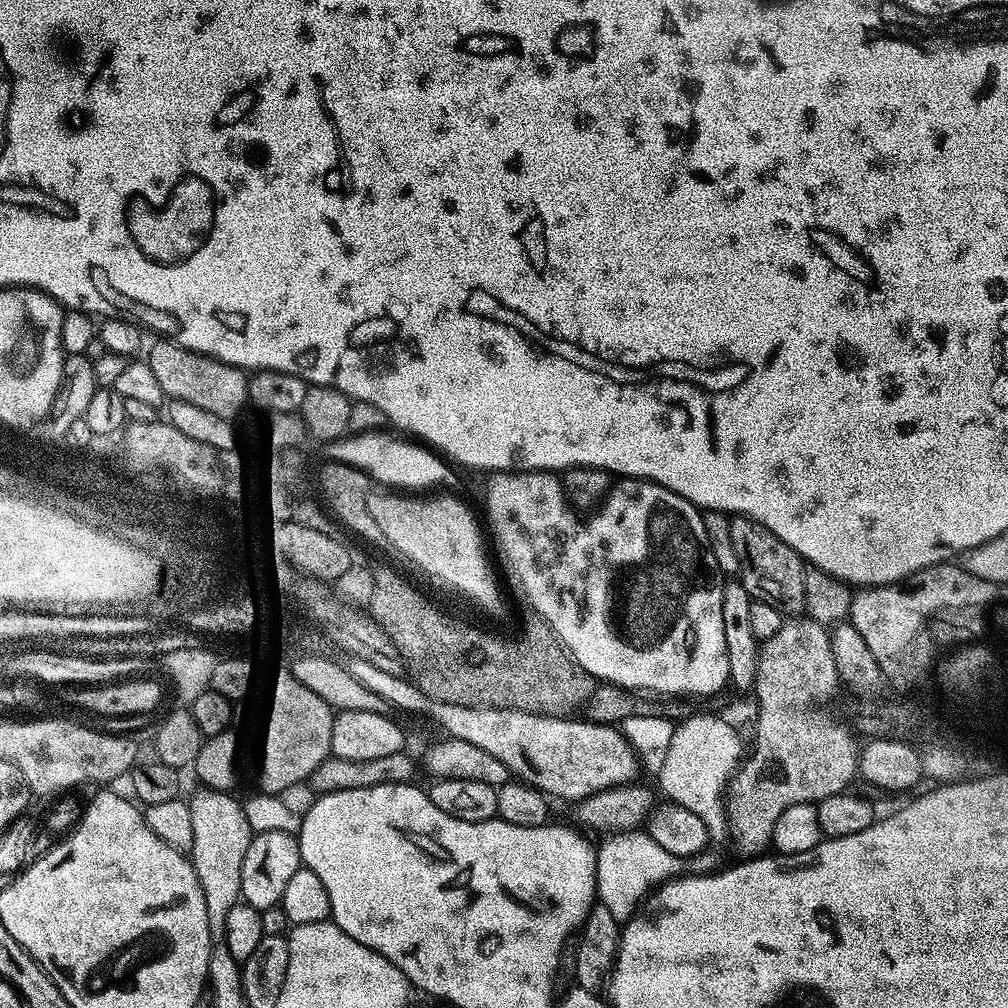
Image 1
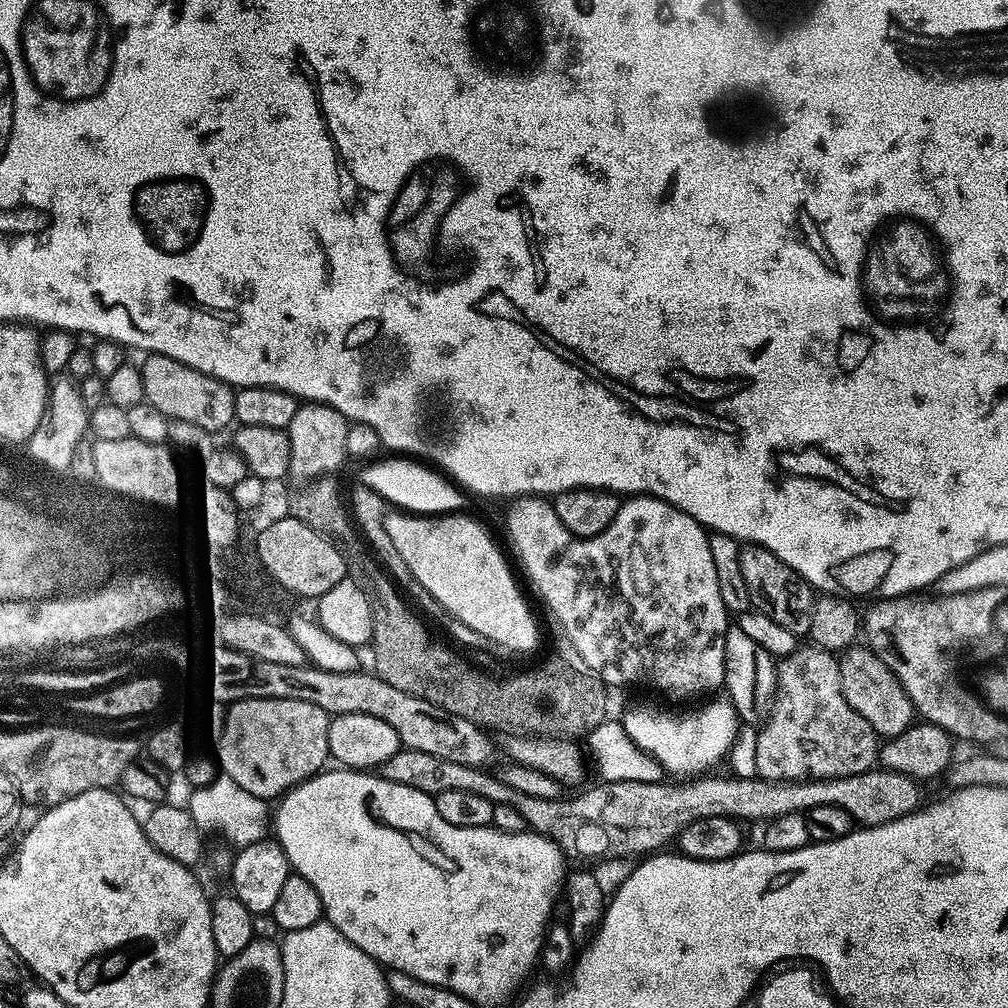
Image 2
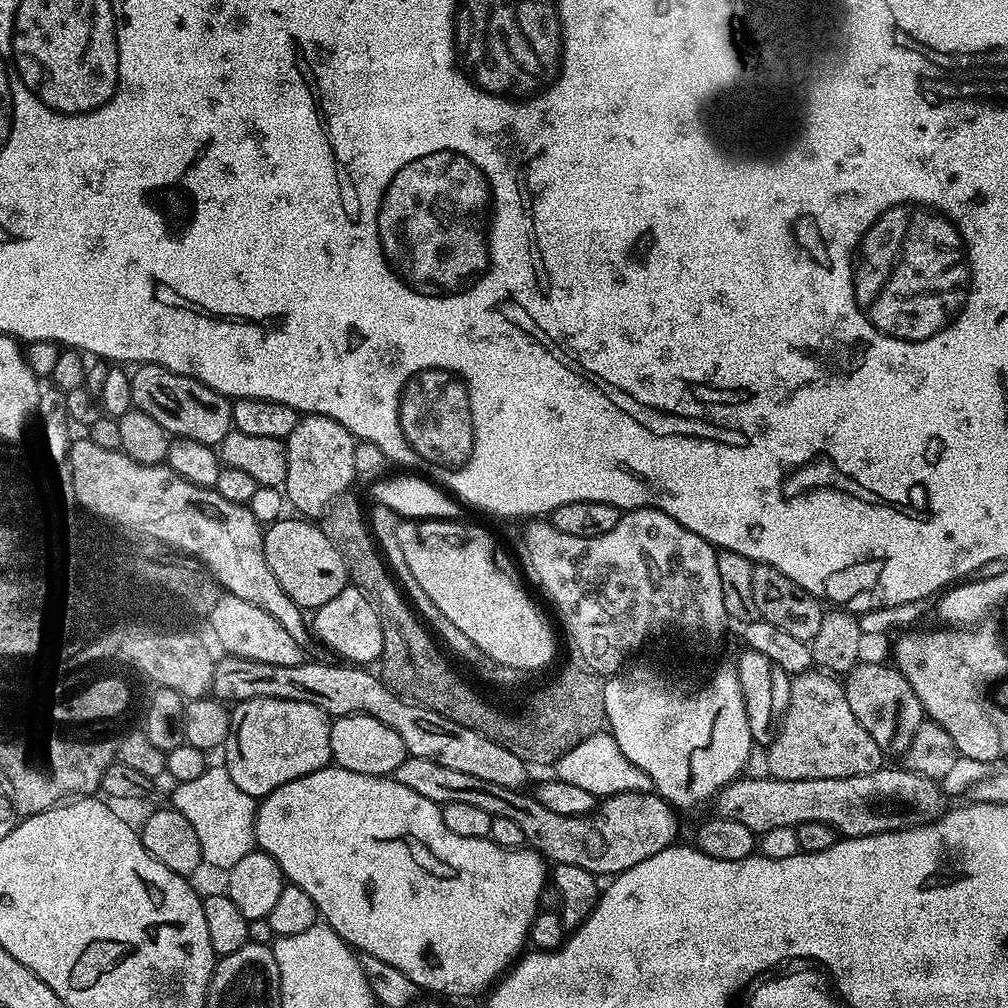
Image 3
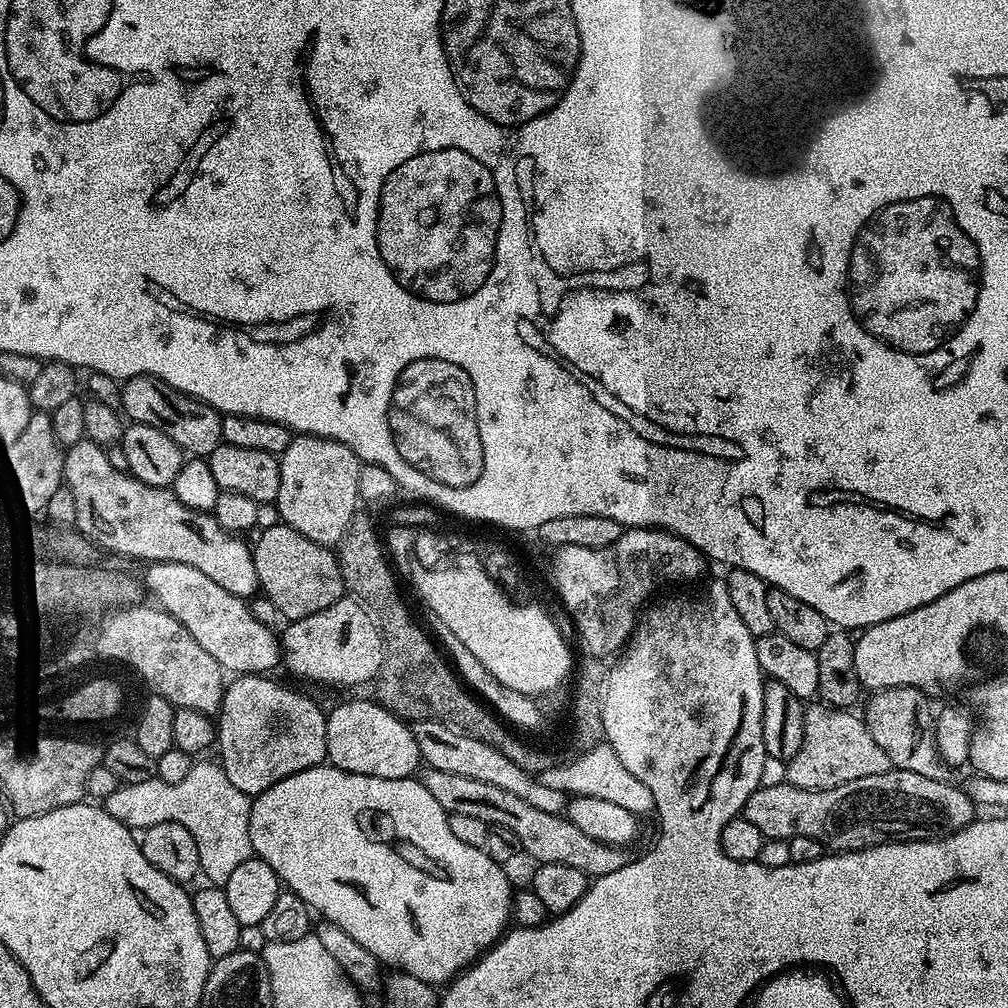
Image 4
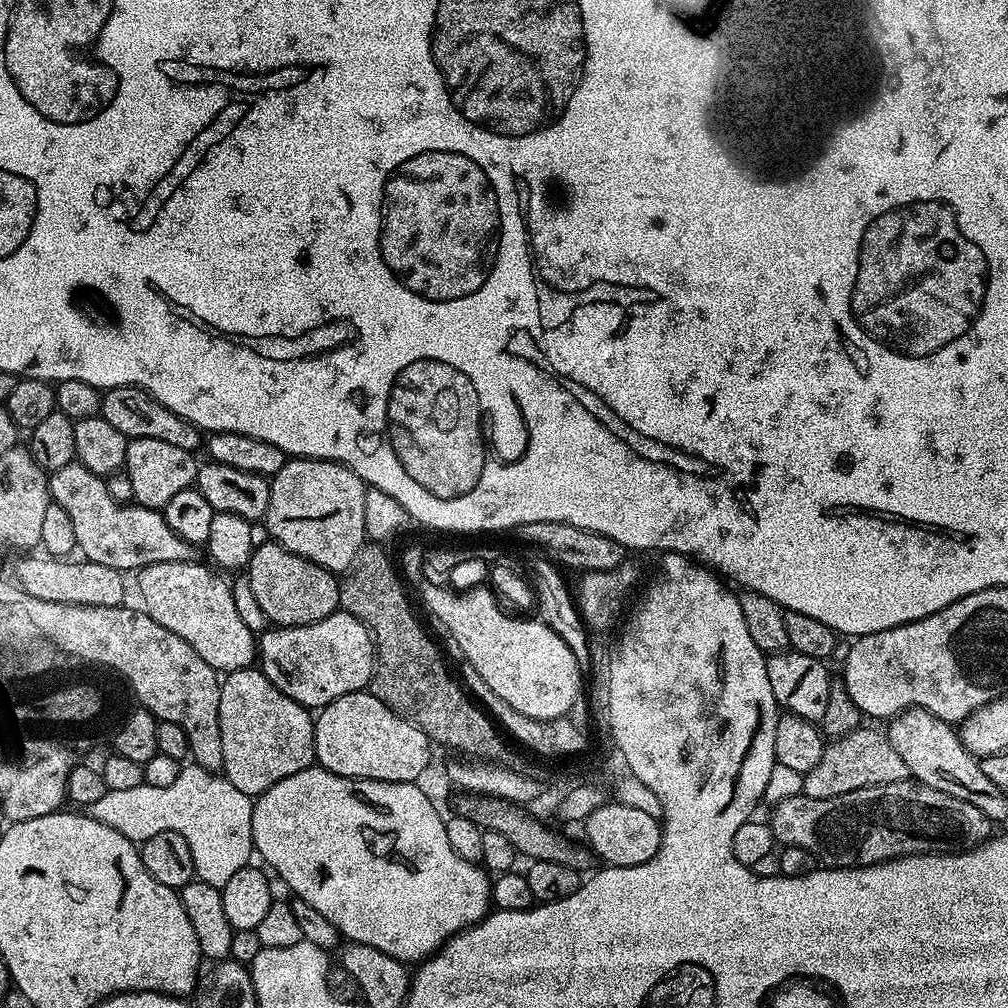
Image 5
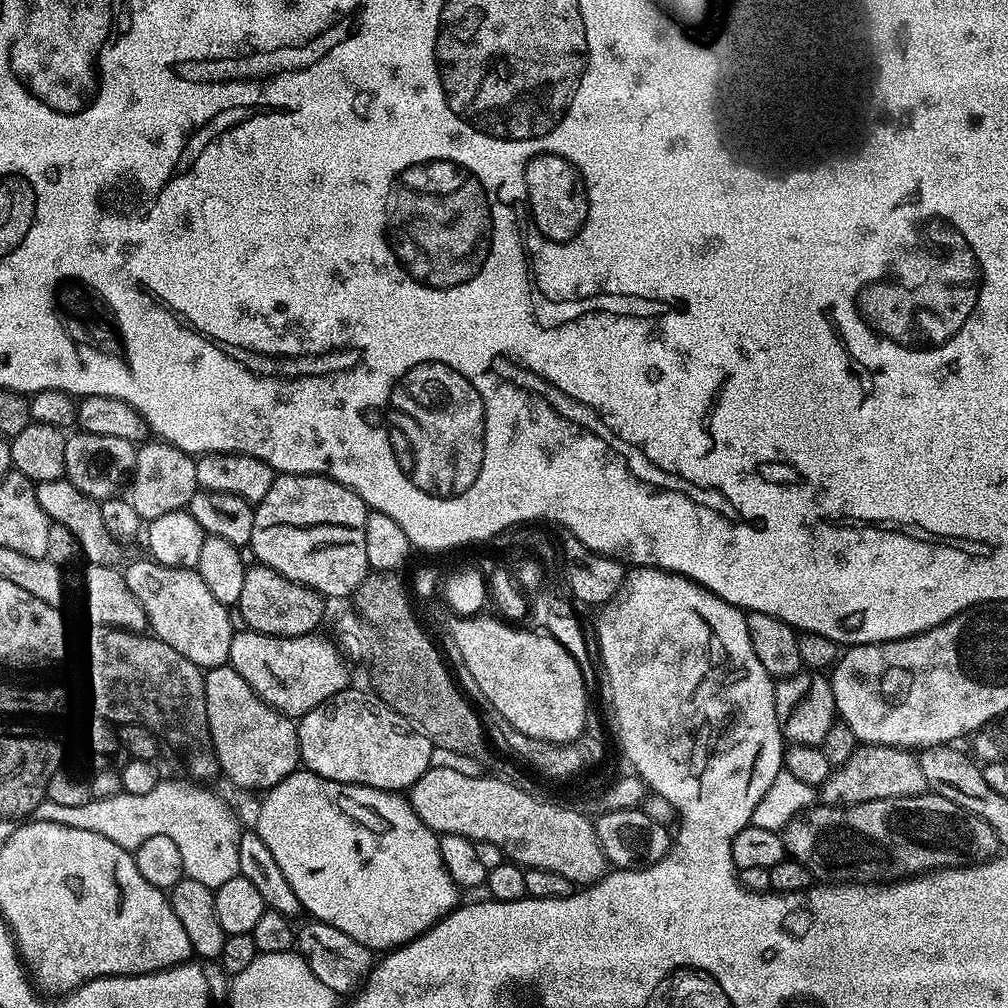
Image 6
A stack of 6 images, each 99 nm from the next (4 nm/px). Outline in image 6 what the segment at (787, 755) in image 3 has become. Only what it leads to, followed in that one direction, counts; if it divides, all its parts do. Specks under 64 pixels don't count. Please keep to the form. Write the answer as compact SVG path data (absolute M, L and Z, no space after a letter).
M865 744L857 747L856 751L846 763L840 767L837 767L831 772L831 774L829 774L829 776L826 778L826 782L820 785L818 789L818 796L823 803L843 806L845 804L857 804L858 802L874 802L874 798L902 798L903 796L917 796L918 794L922 794L923 792L927 791L929 791L929 787L922 772L919 755L917 755L915 751L907 748L892 748L889 744Z

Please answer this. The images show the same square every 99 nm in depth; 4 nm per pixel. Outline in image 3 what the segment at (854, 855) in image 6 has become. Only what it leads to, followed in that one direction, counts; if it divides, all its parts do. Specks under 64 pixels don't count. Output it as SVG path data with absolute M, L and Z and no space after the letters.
M881 766L874 772L864 776L850 778L814 778L813 780L777 780L769 774L766 778L741 778L727 784L715 797L714 805L719 819L730 822L742 822L757 834L766 830L774 830L774 826L790 826L795 828L802 822L822 822L830 826L841 837L873 836L883 832L897 832L903 828L917 828L923 824L935 824L946 811L946 797L940 791L937 781L926 778L922 774L909 772L903 766L887 768Z

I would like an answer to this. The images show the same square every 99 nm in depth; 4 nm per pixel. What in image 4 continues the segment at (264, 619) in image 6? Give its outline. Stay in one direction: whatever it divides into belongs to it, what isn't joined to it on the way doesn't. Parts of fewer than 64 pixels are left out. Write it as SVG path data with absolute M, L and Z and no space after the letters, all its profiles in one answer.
M275 523L254 544L253 562L262 595L288 622L318 614L318 610L326 610L326 606L334 606L346 592L337 555L327 545L311 542L288 524Z

